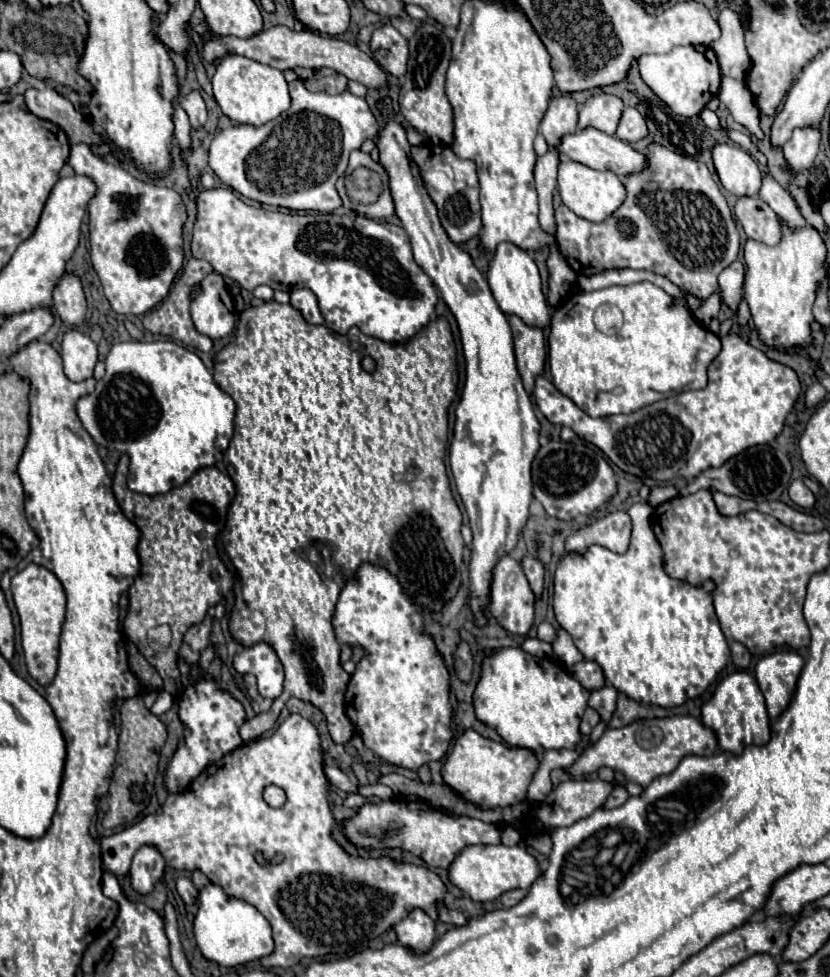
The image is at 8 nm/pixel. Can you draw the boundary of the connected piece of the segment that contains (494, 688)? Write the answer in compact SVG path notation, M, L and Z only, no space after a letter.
M511 646L511 648L501 648L491 658L483 660L481 680L475 688L473 700L475 700L477 718L493 726L509 746L529 748L541 756L545 754L545 750L561 750L561 748L575 750L577 748L577 744L581 742L579 720L587 708L589 692L561 664L553 660L535 658L523 652L519 646Z

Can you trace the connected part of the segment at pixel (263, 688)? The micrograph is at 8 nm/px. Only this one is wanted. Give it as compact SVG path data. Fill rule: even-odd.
M265 642L237 652L233 658L233 668L241 676L253 674L263 698L275 700L283 690L283 666L275 656L275 650Z

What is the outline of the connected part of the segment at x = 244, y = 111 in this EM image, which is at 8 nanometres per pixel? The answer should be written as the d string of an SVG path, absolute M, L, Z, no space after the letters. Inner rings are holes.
M227 54L217 64L217 72L211 78L211 82L213 82L215 100L221 108L221 112L227 118L237 120L241 124L263 126L267 120L273 120L281 112L285 112L291 104L283 72L277 68L271 68L267 64L261 64L257 60L251 60L247 56Z

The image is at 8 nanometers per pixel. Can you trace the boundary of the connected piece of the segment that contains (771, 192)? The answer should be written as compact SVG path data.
M763 178L763 186L759 190L759 198L763 202L767 202L779 218L783 218L783 222L785 222L785 226L789 230L797 232L801 226L805 226L805 218L797 210L793 198L773 178Z

